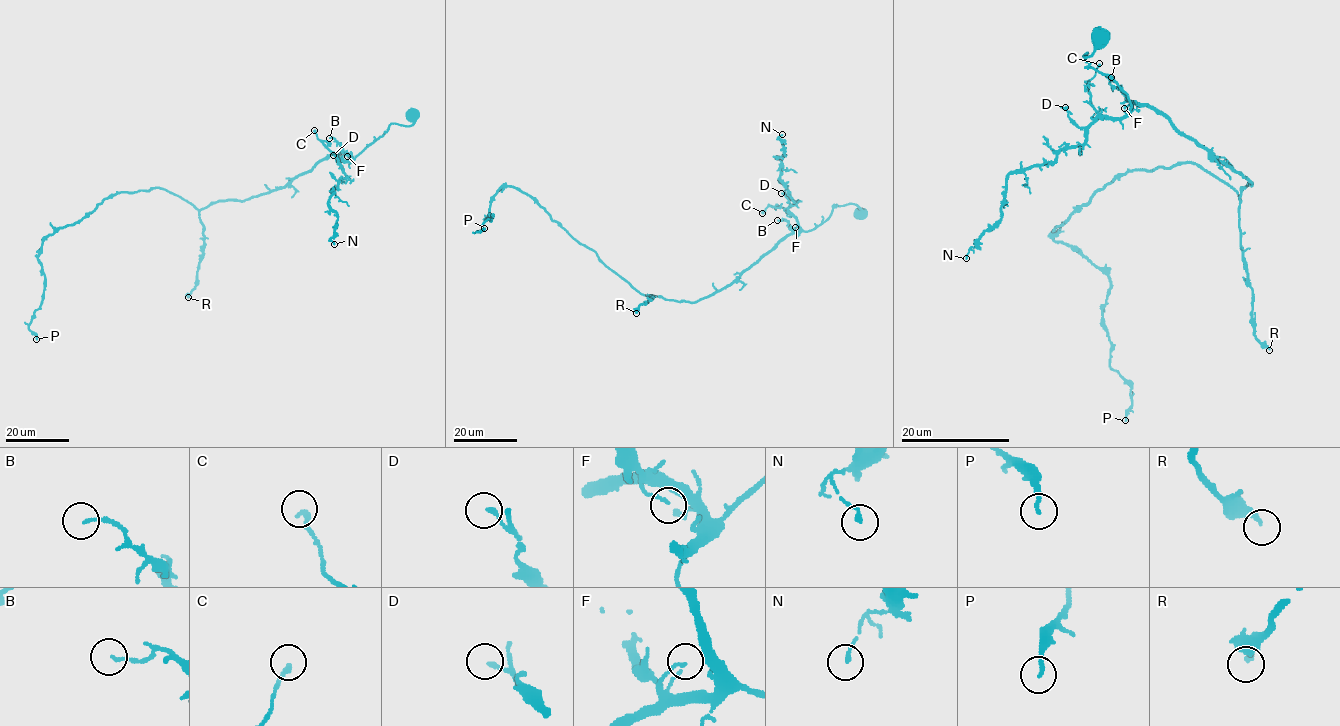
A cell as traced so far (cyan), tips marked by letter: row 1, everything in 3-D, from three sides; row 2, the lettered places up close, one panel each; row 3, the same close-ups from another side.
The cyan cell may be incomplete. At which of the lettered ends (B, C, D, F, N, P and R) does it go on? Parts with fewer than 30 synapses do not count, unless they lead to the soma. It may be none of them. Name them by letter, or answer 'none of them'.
R

